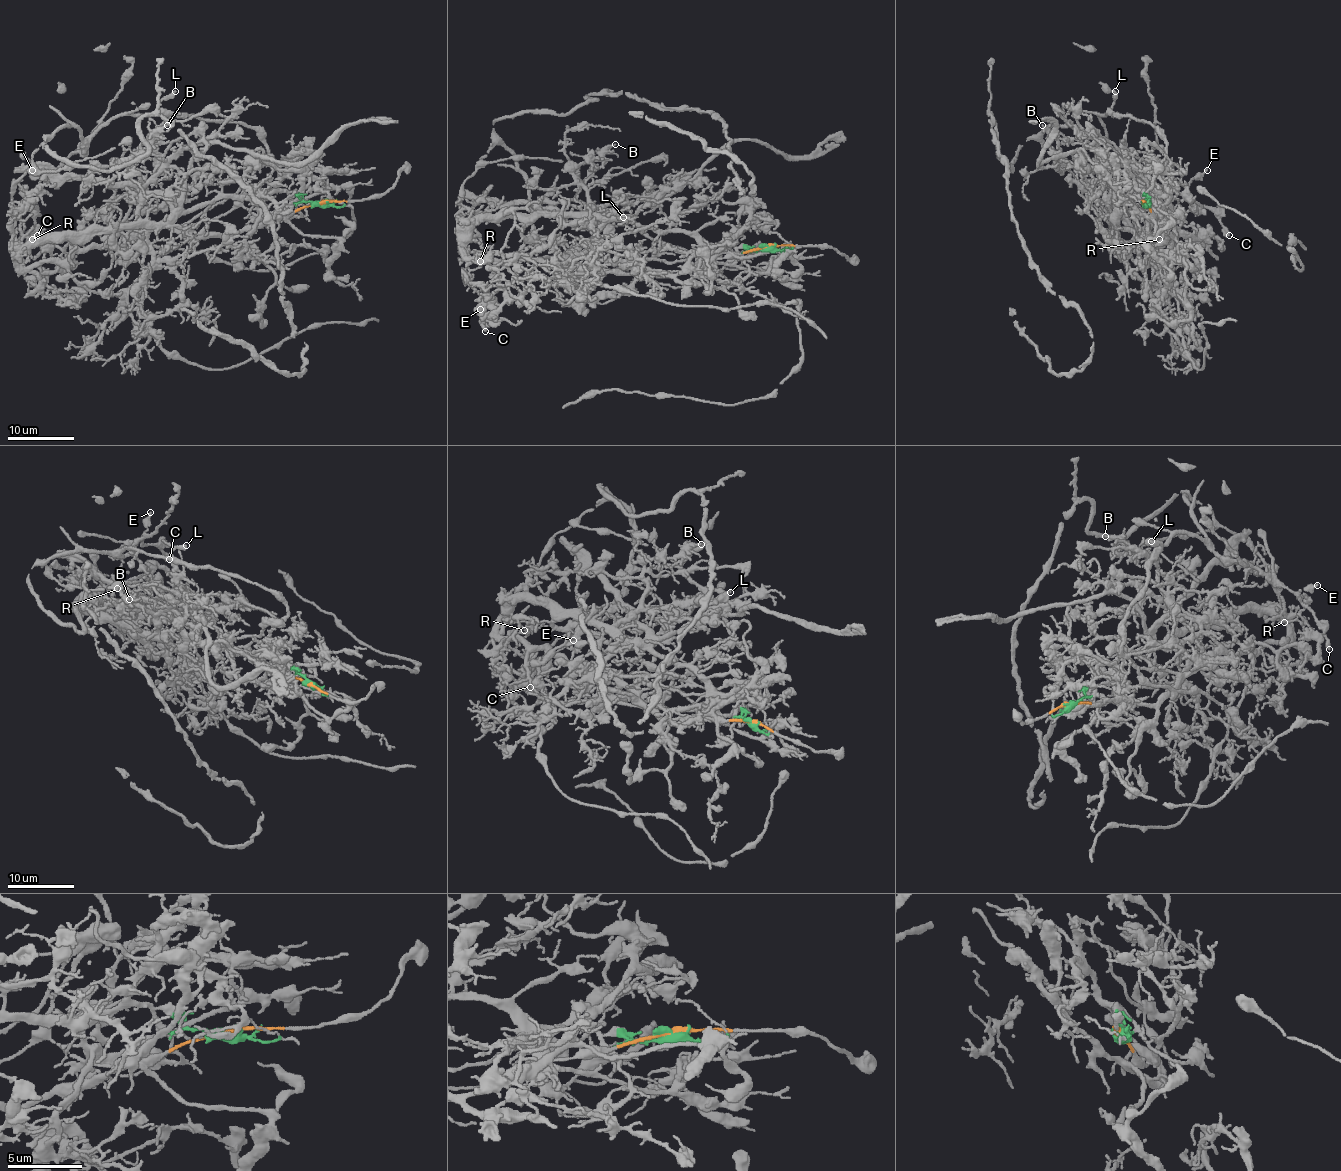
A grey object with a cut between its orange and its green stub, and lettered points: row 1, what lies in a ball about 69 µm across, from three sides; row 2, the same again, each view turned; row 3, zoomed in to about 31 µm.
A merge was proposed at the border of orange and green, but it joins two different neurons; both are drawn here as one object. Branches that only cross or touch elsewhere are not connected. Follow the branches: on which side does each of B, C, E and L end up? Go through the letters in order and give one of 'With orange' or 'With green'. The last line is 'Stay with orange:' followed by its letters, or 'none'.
B: With green
C: With orange
E: With orange
L: With orange
Stay with orange: C, E, L

